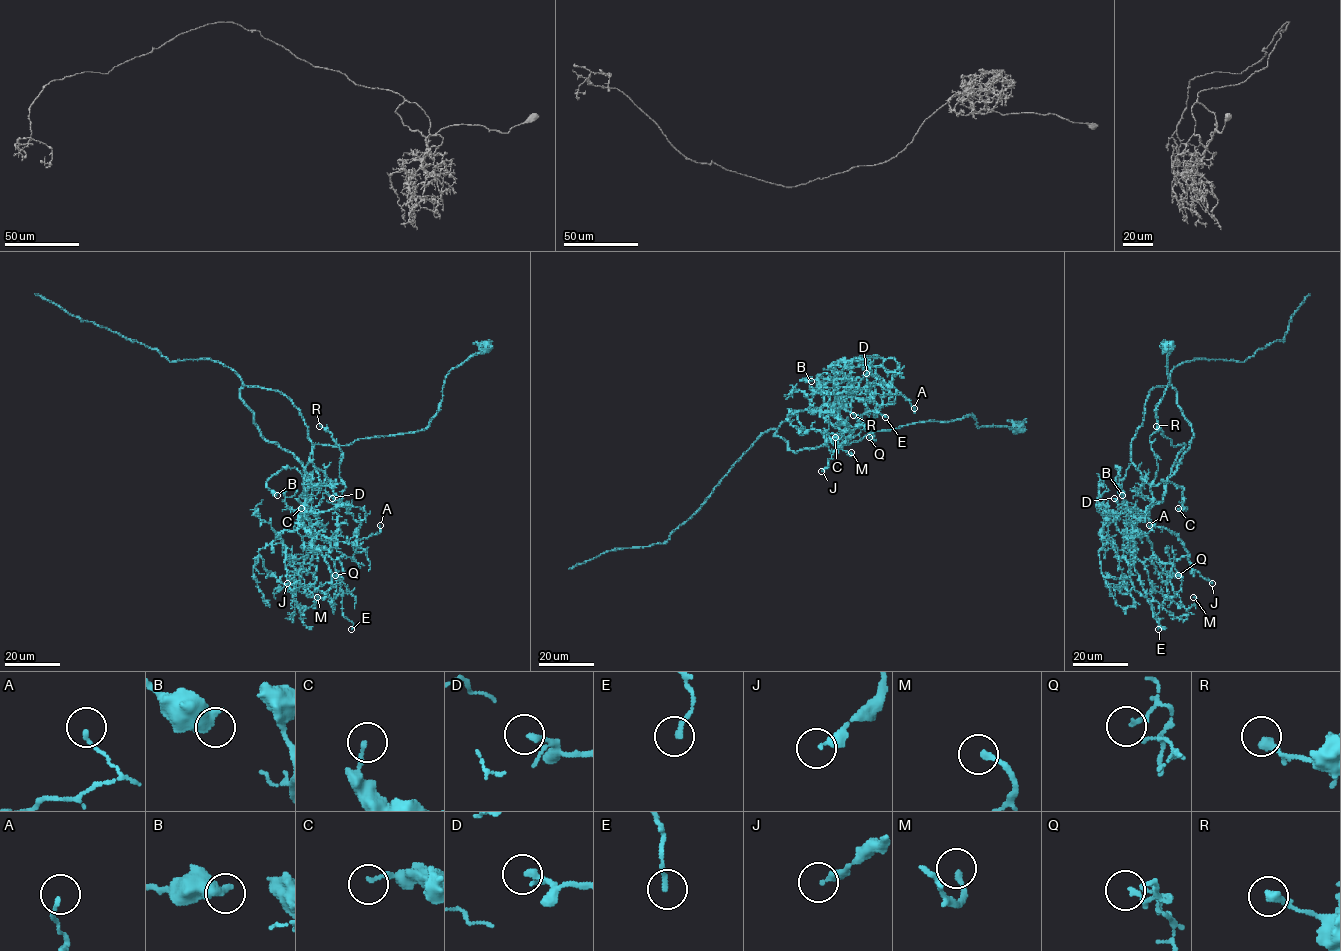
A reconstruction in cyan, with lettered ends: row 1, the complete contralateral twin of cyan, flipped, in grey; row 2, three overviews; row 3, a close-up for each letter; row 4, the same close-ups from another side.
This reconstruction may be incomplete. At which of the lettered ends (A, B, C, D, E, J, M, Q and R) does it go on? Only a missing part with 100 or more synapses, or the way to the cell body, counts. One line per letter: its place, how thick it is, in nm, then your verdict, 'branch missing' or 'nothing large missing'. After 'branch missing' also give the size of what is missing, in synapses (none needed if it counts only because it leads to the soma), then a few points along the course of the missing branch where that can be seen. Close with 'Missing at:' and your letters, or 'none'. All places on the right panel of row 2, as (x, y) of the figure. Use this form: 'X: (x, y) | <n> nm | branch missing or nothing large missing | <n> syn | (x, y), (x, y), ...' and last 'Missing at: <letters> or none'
A: (1149, 525) | 120 nm | nothing large missing
B: (1122, 495) | 550 nm | nothing large missing
C: (1178, 508) | 170 nm | nothing large missing
D: (1114, 498) | 150 nm | nothing large missing
E: (1158, 629) | 180 nm | nothing large missing
J: (1212, 583) | 280 nm | nothing large missing
M: (1193, 597) | 200 nm | nothing large missing
Q: (1178, 575) | 140 nm | nothing large missing
R: (1156, 426) | 340 nm | nothing large missing
Missing at: none

